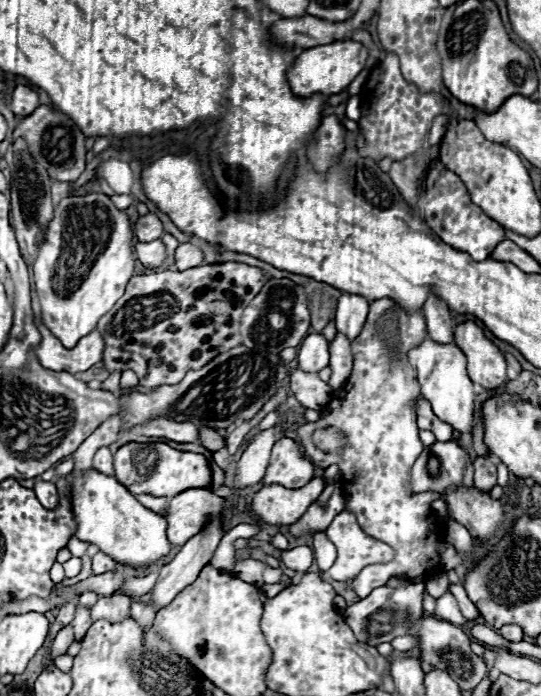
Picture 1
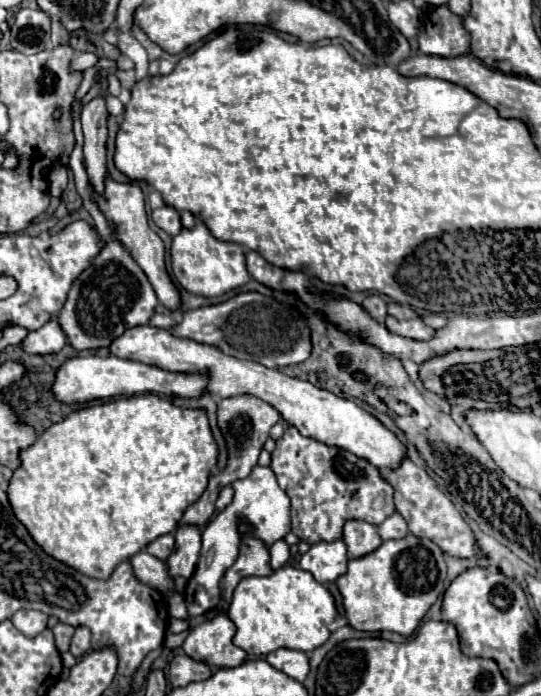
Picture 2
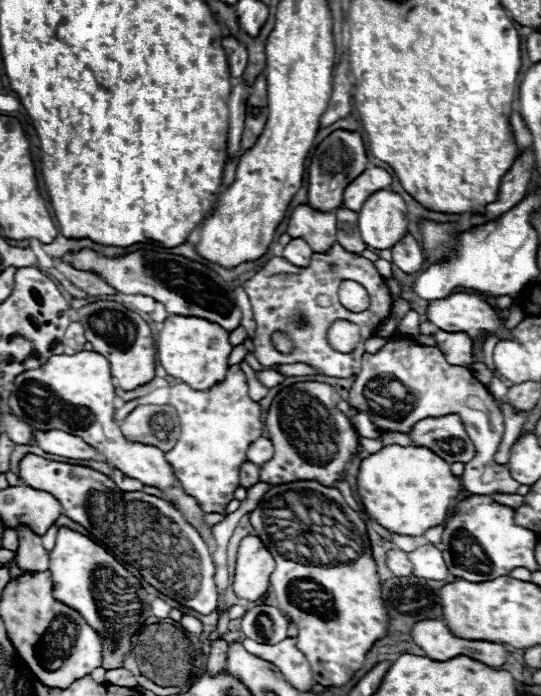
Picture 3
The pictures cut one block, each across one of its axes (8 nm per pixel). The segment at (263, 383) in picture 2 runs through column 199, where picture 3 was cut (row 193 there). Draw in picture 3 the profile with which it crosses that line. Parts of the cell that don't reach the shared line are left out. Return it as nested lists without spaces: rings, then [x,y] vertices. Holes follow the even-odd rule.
[[[366,168],[352,184],[348,184],[348,188],[344,188],[344,208],[352,210],[352,212],[360,212],[362,204],[368,200],[368,196],[372,196],[378,190],[386,190],[392,182],[392,176],[382,170],[382,168]]]

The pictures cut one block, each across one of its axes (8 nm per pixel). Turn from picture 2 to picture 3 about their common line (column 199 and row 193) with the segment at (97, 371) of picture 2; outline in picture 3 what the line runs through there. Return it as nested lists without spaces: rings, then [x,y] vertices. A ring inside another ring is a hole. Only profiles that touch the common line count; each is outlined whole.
[[[392,190],[374,192],[358,214],[358,230],[370,248],[392,248],[408,234],[404,200]]]

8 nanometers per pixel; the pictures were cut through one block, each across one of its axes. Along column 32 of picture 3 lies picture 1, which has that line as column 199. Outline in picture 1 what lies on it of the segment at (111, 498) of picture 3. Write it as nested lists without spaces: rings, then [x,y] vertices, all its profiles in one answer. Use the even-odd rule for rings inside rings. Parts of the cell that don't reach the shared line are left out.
[[[126,444],[114,454],[116,480],[124,484],[132,494],[150,494],[150,496],[176,496],[178,492],[190,488],[212,488],[212,474],[208,460],[202,454],[180,452],[168,444]]]

